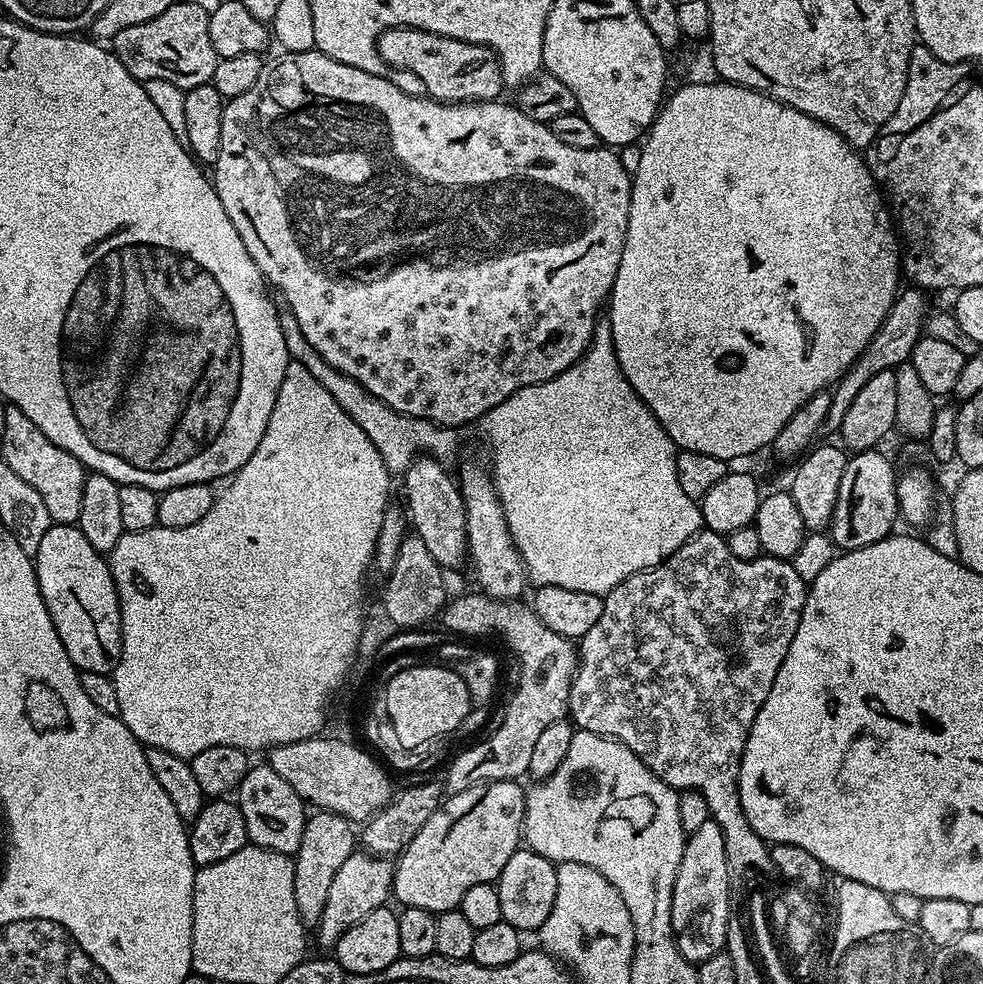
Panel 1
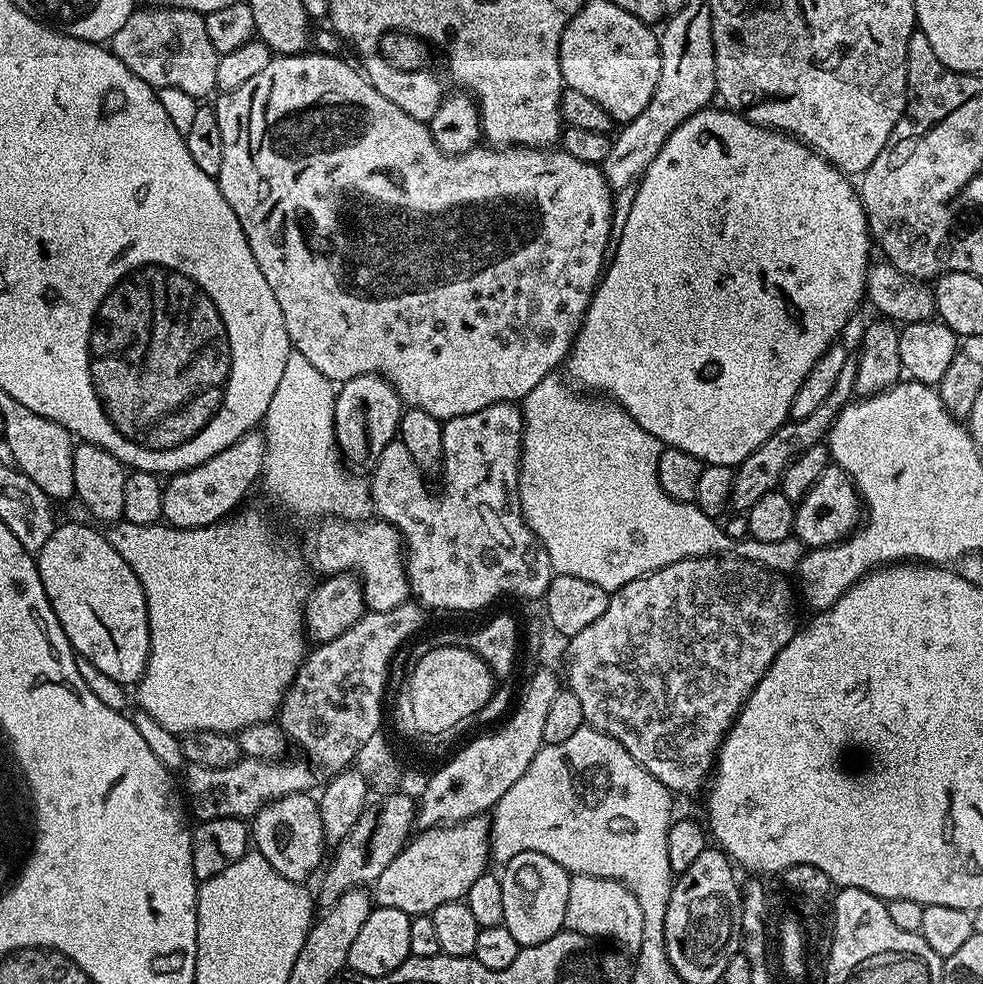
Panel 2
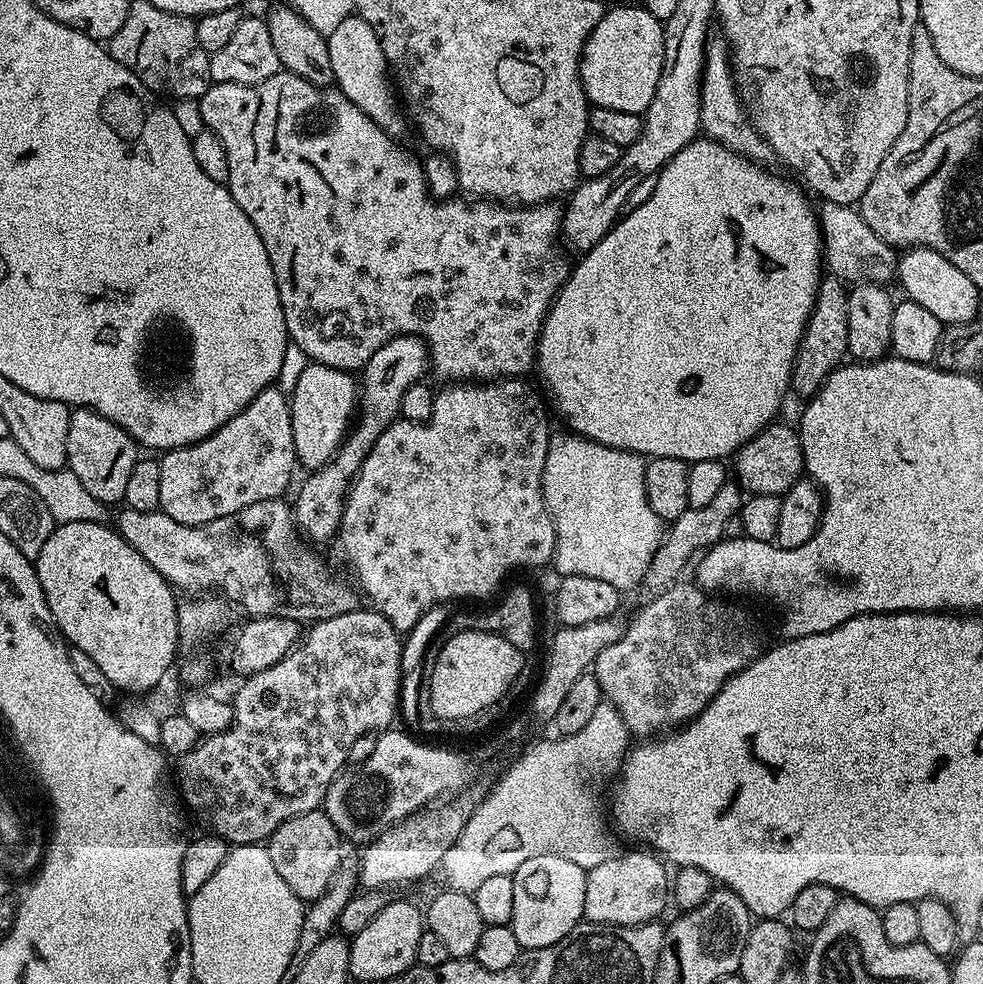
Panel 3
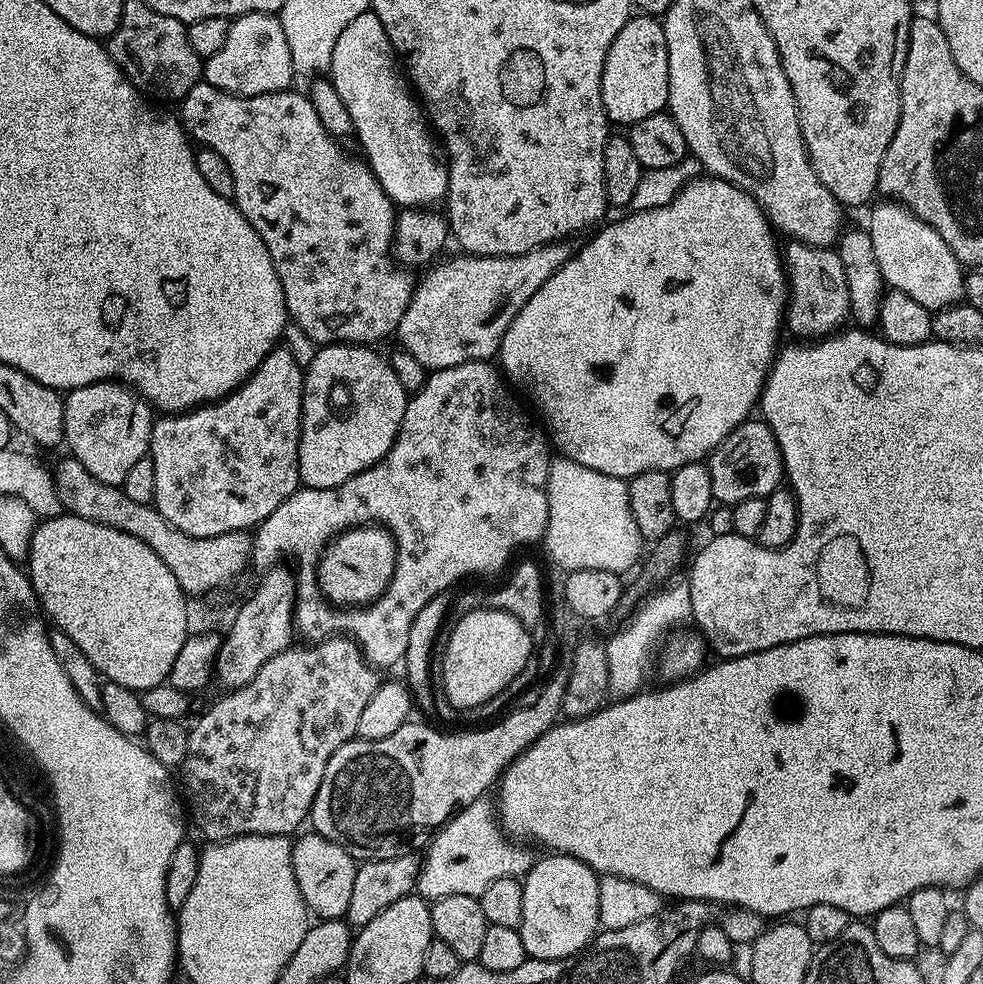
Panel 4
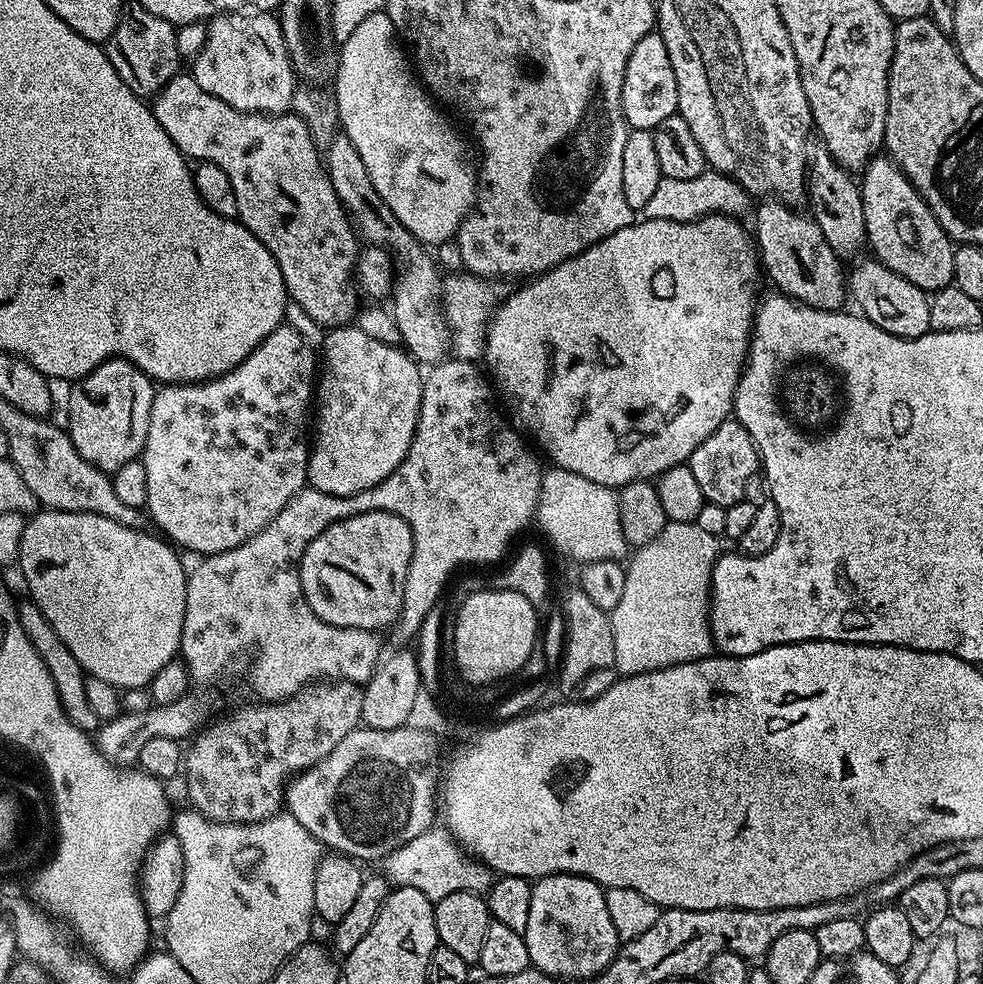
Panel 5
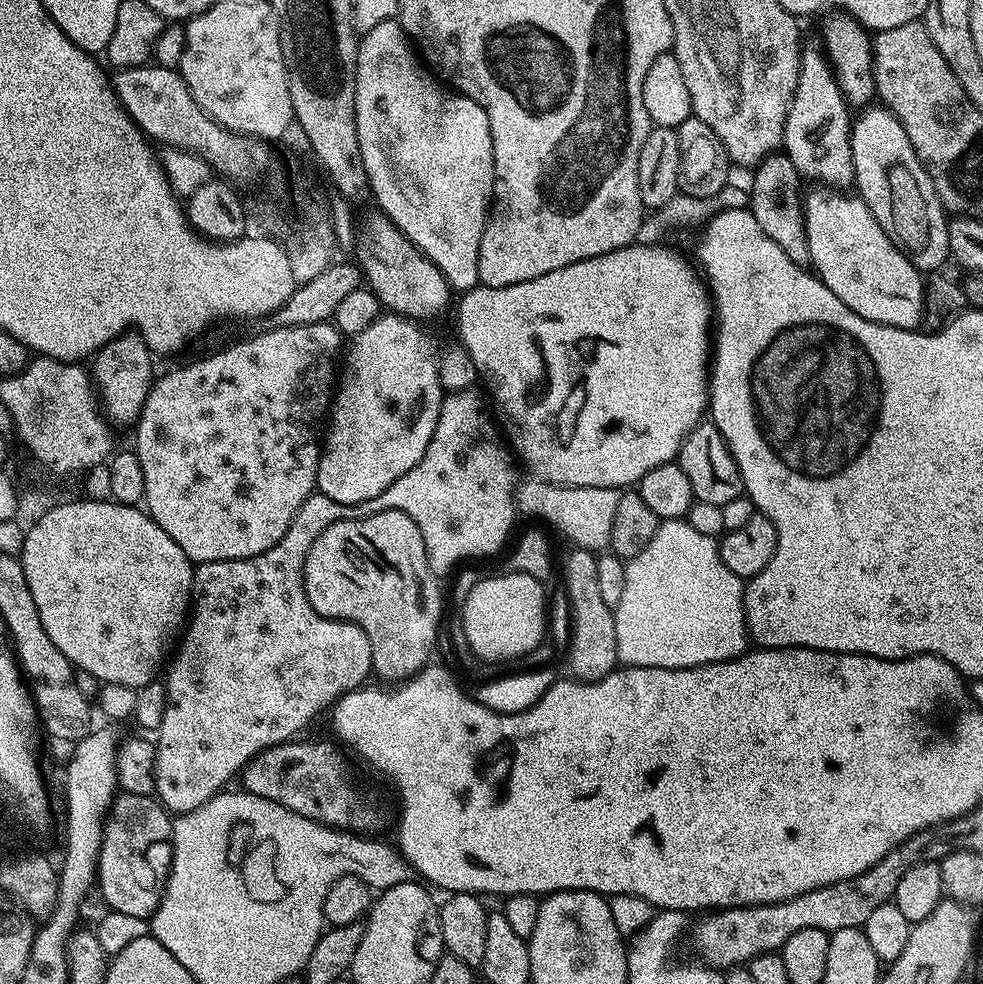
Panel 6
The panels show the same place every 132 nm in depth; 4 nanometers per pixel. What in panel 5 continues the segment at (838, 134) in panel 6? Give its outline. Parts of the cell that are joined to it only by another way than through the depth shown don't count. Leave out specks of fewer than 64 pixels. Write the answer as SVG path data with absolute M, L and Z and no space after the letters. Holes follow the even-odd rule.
M820 146L811 153L808 161L808 194L807 207L816 225L822 230L826 242L834 249L837 256L859 257L860 251L866 248L868 231L866 230L866 214L862 206L862 194L857 177L843 168L838 161L828 153L827 148Z

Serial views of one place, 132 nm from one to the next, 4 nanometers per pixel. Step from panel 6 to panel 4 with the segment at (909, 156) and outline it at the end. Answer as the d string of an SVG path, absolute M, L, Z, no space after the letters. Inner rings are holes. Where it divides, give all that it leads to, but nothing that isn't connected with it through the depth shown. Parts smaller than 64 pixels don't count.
M880 202L872 212L872 217L866 223L866 230L870 234L870 242L874 242L874 258L878 258L878 266L882 270L882 278L889 289L906 294L914 298L924 308L939 310L948 308L952 304L959 304L964 300L965 269L950 246L942 242L942 234L934 230L926 222L922 222L914 213L896 202Z

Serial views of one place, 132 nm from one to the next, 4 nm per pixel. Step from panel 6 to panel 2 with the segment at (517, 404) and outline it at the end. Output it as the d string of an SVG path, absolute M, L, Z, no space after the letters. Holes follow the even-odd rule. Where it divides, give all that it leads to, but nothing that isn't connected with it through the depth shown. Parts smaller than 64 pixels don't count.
M709 106L701 112L695 112L693 116L686 118L686 122L682 122L682 126L674 129L670 138L666 138L658 158L654 158L654 162L650 162L650 166L644 171L644 175L640 177L635 187L634 202L630 209L630 216L626 219L625 229L622 230L620 240L614 244L610 263L601 275L599 284L596 285L596 291L593 292L592 300L588 303L588 309L584 315L584 321L581 322L580 329L576 331L576 340L572 343L572 349L568 351L566 369L568 368L569 377L567 376L567 379L581 389L595 390L597 393L611 398L620 407L627 410L630 418L634 418L634 422L638 422L638 426L642 426L642 430L646 430L646 434L654 434L654 438L658 438L661 445L686 450L686 454L694 454L694 458L703 460L705 465L717 464L735 469L736 465L742 463L746 458L750 458L750 454L754 454L754 450L758 450L758 446L762 446L762 442L766 442L766 438L770 438L770 434L774 434L783 424L788 423L790 402L794 398L794 394L798 394L798 386L802 386L802 382L806 382L806 374L810 374L814 362L818 362L820 355L829 346L837 343L839 336L836 335L847 326L848 319L855 314L860 300L862 304L865 299L870 267L868 251L873 251L874 241L868 231L868 219L864 213L860 193L857 185L845 173L839 172L825 156L819 156L811 148L807 148L801 140L795 140L793 136L787 136L784 132L777 132L775 128L764 128L761 124L750 122L739 112L725 110L720 106Z

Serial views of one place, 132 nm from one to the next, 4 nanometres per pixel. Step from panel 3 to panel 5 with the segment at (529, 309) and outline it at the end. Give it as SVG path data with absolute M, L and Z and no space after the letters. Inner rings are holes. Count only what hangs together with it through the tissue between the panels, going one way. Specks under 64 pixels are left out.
M177 74L161 92L156 93L150 107L162 130L170 134L174 146L178 146L185 157L197 156L197 161L209 160L226 170L226 178L230 178L230 186L234 186L236 216L260 239L262 246L274 254L278 270L282 270L289 301L302 306L302 310L306 310L306 314L325 330L351 325L358 315L354 273L356 257L362 248L356 229L352 227L352 217L328 180L321 149L317 148L306 122L291 111L279 114L240 112L222 102L222 98L206 94L191 74Z

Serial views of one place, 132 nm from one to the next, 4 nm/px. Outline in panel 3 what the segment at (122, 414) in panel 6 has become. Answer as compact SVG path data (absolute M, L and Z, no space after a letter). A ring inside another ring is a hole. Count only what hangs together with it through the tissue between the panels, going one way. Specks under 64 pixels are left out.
M77 407L70 415L70 430L66 430L67 467L78 474L78 482L86 486L86 494L105 506L119 505L126 494L126 481L138 459L138 445L126 430L102 418L91 408Z

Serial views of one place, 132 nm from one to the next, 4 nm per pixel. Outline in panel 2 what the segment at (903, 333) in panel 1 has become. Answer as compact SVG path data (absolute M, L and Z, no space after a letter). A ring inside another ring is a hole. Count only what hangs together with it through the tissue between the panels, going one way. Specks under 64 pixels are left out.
M849 358L844 366L842 366L842 374L838 374L838 382L834 382L834 390L826 398L826 402L821 402L814 411L806 418L801 420L789 419L787 424L783 424L774 434L770 434L770 438L766 438L766 442L762 442L762 446L758 446L758 450L754 450L754 454L750 454L750 458L746 458L742 463L736 465L732 473L732 493L728 499L731 511L736 514L747 513L750 506L754 506L754 502L758 502L758 498L762 498L762 494L770 494L777 491L780 486L780 480L784 476L784 472L789 468L798 457L806 454L806 450L810 450L810 446L818 446L825 443L832 423L838 418L838 414L853 399L856 391L856 360Z

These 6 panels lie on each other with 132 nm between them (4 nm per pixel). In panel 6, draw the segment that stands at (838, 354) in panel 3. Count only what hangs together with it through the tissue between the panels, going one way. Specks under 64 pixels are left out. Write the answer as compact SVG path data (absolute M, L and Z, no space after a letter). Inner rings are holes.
M777 150L765 156L763 162L755 165L750 187L750 211L758 218L758 226L762 226L762 234L770 238L796 264L809 263L808 243L804 229L804 202L800 184L802 177L783 151Z

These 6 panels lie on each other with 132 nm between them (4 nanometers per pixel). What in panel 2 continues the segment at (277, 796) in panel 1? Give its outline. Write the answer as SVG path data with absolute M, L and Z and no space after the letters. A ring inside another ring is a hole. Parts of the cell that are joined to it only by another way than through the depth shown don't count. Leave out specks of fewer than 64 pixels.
M308 792L286 794L262 806L250 820L250 840L259 852L282 878L290 878L296 884L304 884L317 872L325 859L322 814L315 795ZM324 856L324 857L323 857ZM320 859L321 862L320 862Z

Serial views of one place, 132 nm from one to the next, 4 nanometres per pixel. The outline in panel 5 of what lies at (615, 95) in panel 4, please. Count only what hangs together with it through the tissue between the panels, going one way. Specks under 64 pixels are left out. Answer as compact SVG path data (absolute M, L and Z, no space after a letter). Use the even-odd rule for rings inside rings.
M659 31L647 32L634 46L626 62L626 74L622 82L622 110L629 129L654 130L666 118L677 115L678 82L674 78L674 66L670 66L670 54L666 54L666 42Z

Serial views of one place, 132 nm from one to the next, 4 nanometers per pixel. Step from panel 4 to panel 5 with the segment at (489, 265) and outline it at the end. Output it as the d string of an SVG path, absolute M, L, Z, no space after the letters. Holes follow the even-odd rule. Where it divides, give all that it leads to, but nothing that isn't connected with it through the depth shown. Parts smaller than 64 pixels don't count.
M459 270L453 276L445 275L439 289L444 318L452 329L451 355L458 360L479 361L488 339L488 326L497 308L512 295L514 288L507 279L491 276L473 276L467 270Z

